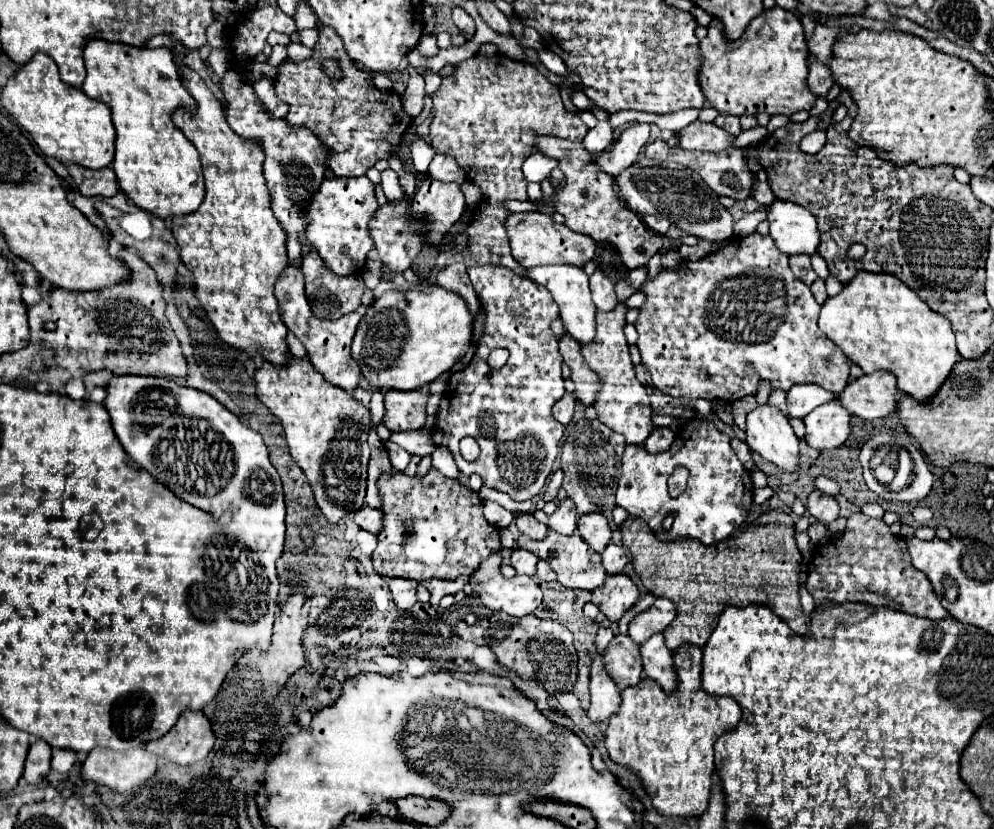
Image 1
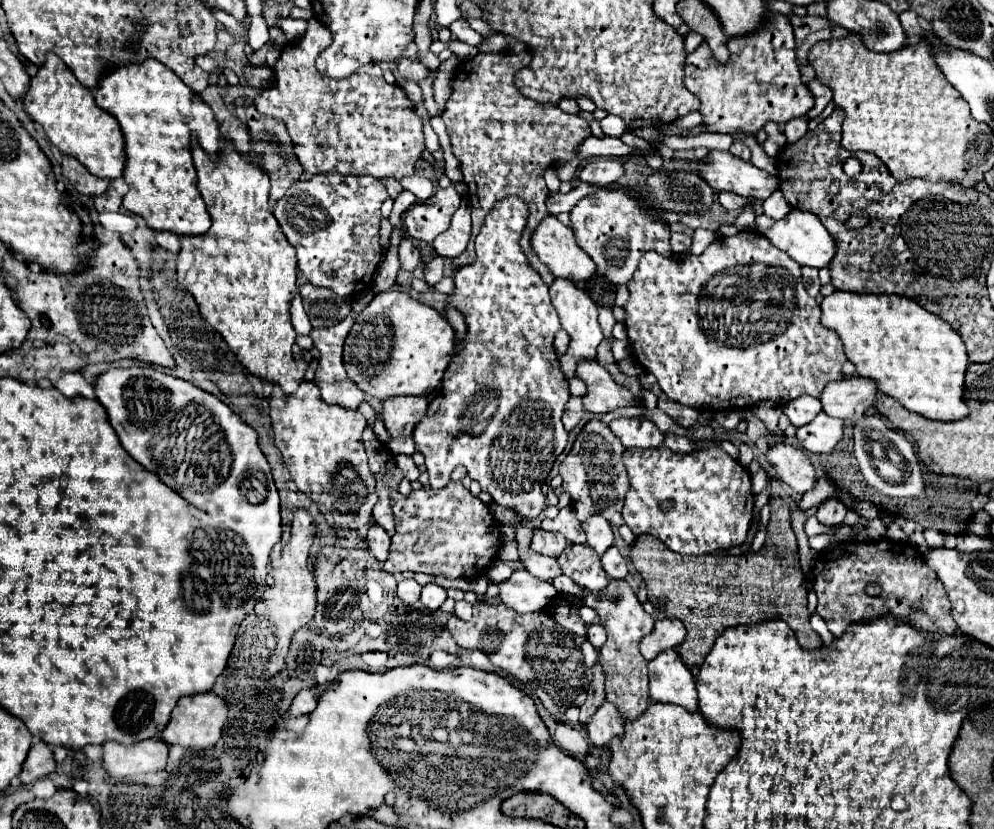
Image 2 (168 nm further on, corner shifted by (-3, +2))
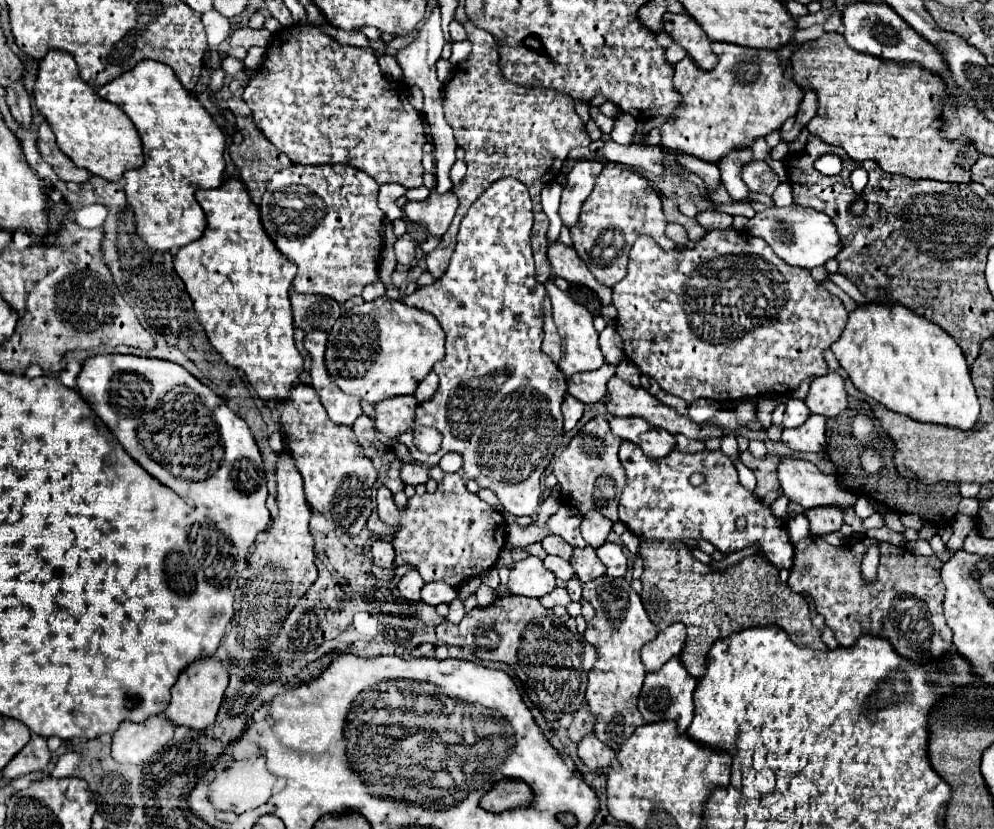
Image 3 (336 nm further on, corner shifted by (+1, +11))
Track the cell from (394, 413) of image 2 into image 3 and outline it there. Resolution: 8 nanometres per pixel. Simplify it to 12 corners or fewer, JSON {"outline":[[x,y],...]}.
{"outline":[[415,396],[375,406],[375,428],[397,438],[413,428]]}

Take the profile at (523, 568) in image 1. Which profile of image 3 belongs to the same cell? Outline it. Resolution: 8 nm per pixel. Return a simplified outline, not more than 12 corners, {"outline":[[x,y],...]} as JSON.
{"outline":[[547,556],[543,564],[563,582],[575,578],[571,564],[559,556]]}

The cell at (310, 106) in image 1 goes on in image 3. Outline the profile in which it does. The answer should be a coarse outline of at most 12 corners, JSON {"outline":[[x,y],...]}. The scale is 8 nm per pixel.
{"outline":[[273,34],[243,90],[291,162],[423,186],[429,130],[371,48]]}

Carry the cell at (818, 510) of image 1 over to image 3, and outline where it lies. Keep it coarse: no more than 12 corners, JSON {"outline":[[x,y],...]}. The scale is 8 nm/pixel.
{"outline":[[811,508],[813,536],[839,532],[843,514],[835,508]]}

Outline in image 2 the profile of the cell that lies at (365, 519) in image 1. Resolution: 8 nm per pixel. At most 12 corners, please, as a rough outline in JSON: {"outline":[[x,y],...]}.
{"outline":[[369,523],[367,545],[385,561],[389,535],[379,523]]}

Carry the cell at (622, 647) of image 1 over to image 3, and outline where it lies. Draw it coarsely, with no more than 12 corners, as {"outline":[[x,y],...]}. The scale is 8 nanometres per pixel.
{"outline":[[625,578],[583,584],[597,650],[585,700],[617,752],[643,724],[639,650],[657,638]]}

